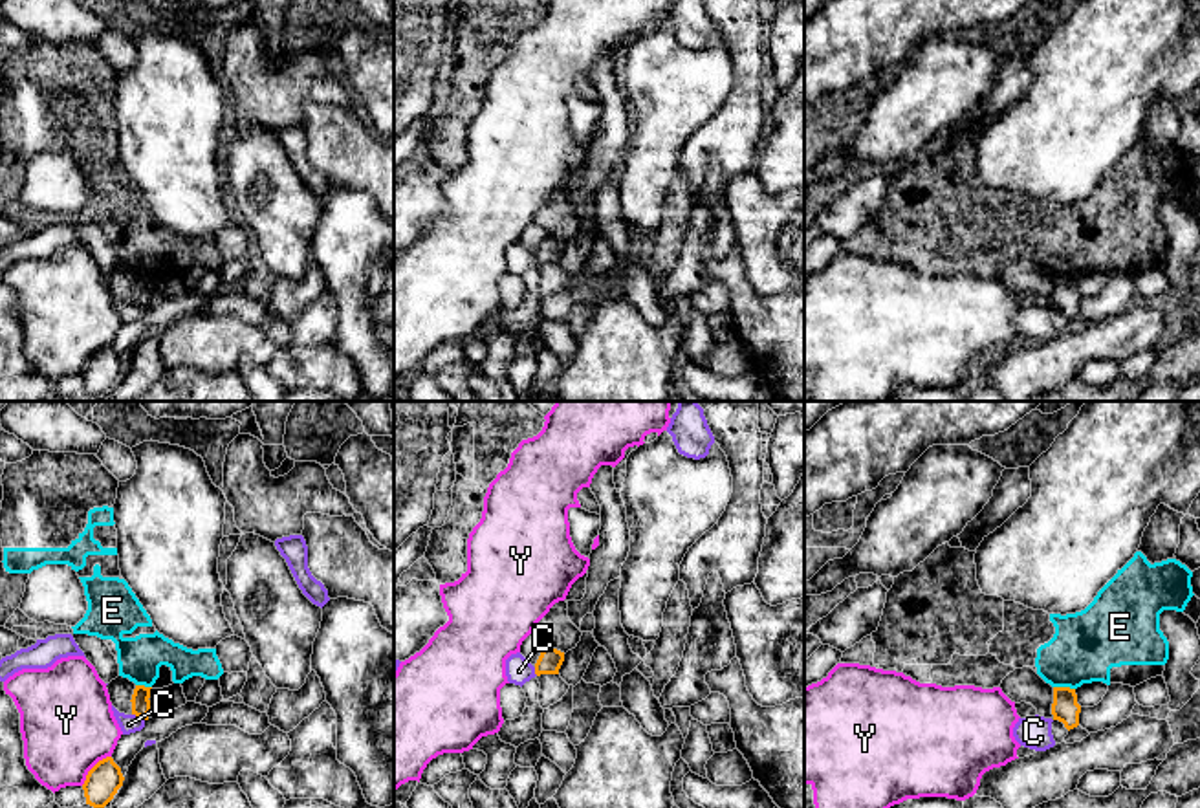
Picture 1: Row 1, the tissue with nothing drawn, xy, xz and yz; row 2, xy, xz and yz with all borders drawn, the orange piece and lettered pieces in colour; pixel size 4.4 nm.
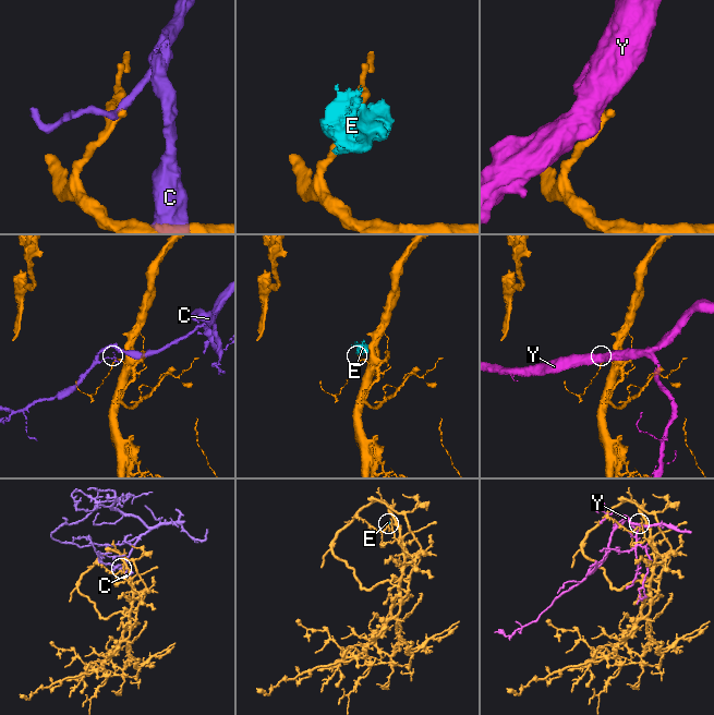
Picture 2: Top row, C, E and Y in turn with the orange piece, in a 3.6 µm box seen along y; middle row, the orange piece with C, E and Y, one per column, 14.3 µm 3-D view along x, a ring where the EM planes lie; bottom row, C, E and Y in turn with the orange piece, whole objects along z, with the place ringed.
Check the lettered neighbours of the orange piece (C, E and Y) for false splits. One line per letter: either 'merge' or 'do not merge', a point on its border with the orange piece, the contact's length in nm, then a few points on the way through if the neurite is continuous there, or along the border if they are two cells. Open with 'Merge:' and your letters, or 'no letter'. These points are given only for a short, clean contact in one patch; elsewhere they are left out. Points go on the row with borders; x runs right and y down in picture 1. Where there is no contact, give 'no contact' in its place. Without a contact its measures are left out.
Merge: no letter
C: do not merge; contact xy (138, 715); length 70 nm
E: do not merge; contact yz (1065, 687); length 100 nm
Y: do not merge; contact xy (92, 768); length 190 nm

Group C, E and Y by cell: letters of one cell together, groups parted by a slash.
C / E / Y

